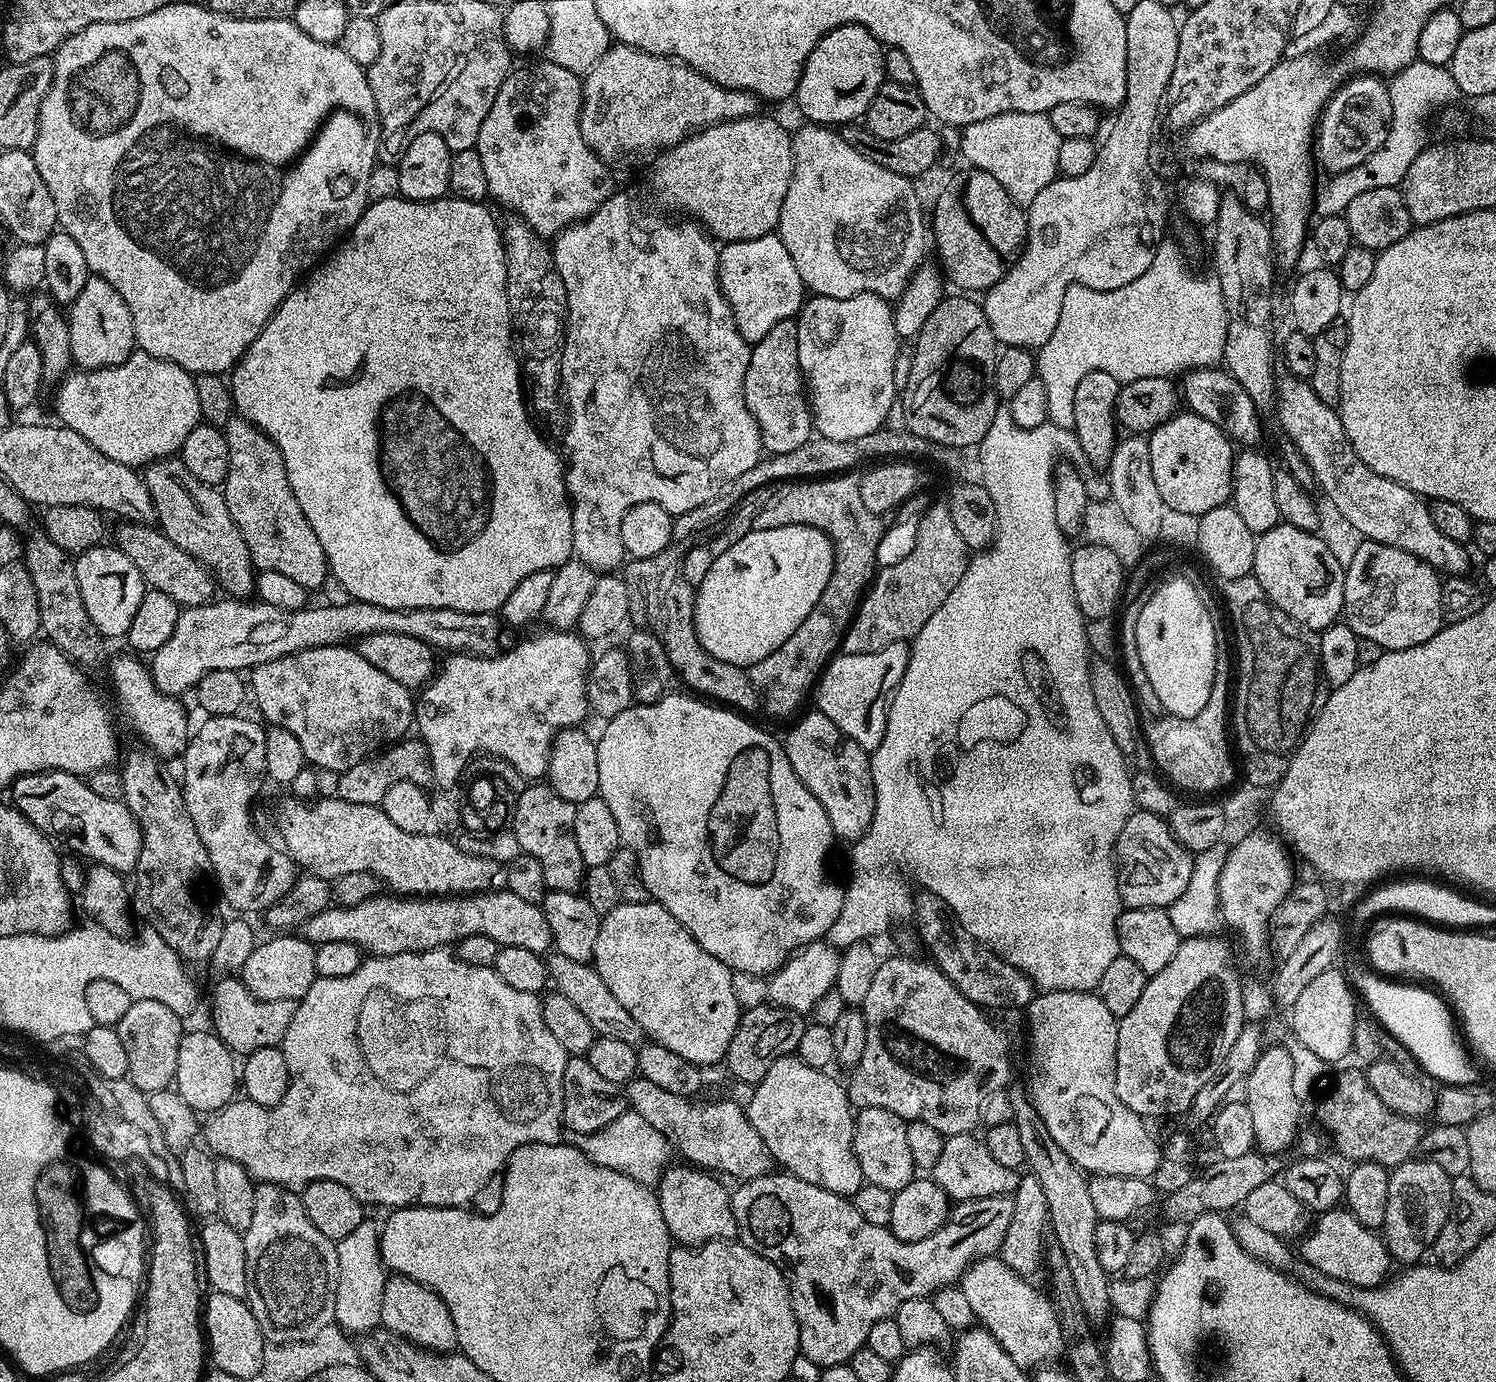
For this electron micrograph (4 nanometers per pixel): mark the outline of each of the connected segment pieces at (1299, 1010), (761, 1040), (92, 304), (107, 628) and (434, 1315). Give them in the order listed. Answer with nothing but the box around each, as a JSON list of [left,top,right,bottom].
[[1290,966,1358,1062],[723,1002,805,1086],[67,275,136,369],[75,546,146,638],[380,1275,457,1354]]

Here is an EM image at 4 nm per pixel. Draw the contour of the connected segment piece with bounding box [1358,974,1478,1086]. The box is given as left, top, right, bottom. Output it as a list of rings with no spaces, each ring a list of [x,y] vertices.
[[[1376,974],[1371,975],[1361,978],[1360,988],[1358,984],[1359,995],[1362,1000],[1364,995],[1365,1002],[1372,1007],[1373,1014],[1380,1019],[1381,1026],[1433,1076],[1431,1079],[1441,1080],[1439,1083],[1444,1086],[1476,1084],[1478,1078],[1476,1078],[1476,1068],[1472,1065],[1473,1057],[1471,1055],[1468,1057],[1464,1053],[1465,1045],[1458,1035],[1458,1028],[1449,1005],[1435,991],[1427,987],[1413,986],[1408,982],[1393,982]]]

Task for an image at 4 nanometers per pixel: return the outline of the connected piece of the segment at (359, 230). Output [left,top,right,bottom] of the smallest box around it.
[230,195,573,614]

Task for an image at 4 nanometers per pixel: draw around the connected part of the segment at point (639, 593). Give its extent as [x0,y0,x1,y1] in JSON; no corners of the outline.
[622,551,754,714]

